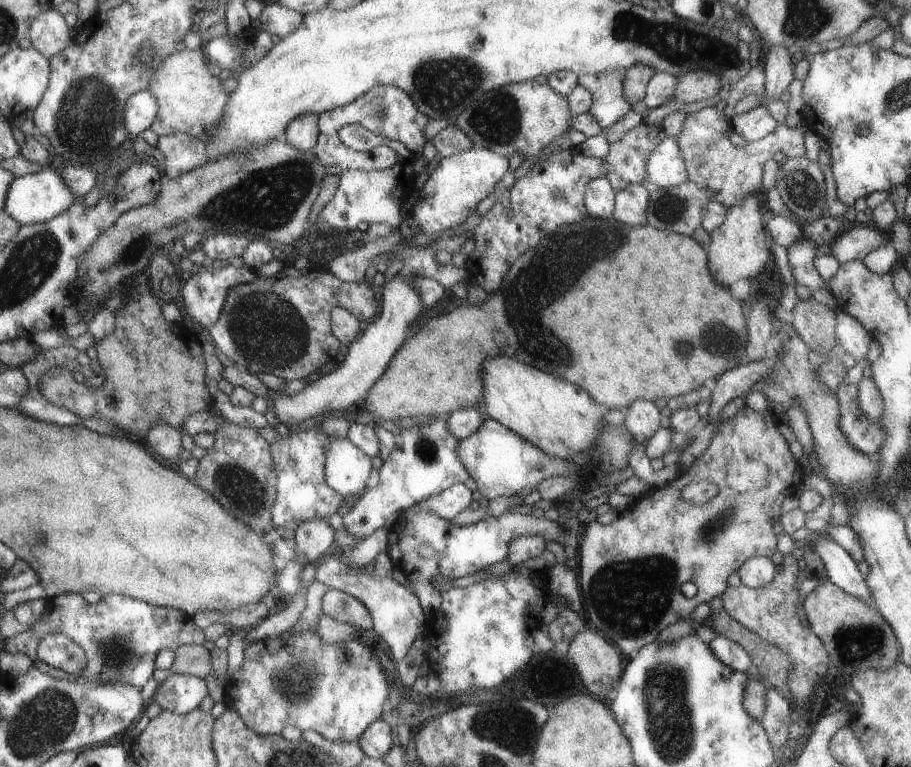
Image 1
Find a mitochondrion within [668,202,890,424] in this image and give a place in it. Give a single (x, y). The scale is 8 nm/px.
(718, 340)

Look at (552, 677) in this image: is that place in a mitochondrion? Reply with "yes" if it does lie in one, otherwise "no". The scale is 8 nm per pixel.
no

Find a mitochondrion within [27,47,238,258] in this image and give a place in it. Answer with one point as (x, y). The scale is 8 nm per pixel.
(87, 100)

